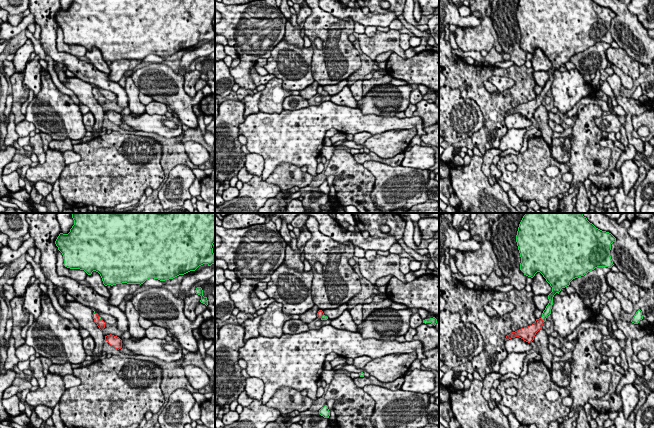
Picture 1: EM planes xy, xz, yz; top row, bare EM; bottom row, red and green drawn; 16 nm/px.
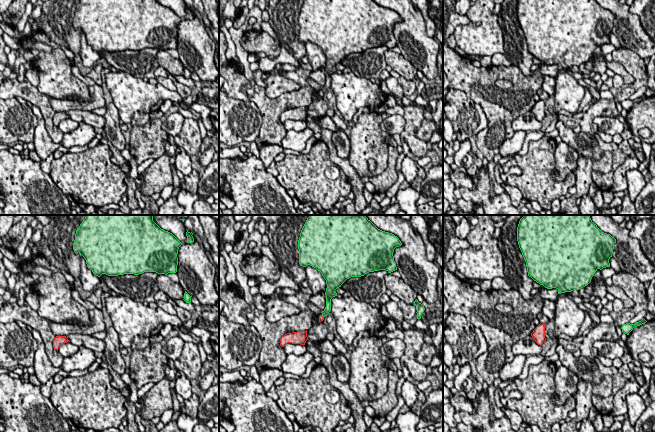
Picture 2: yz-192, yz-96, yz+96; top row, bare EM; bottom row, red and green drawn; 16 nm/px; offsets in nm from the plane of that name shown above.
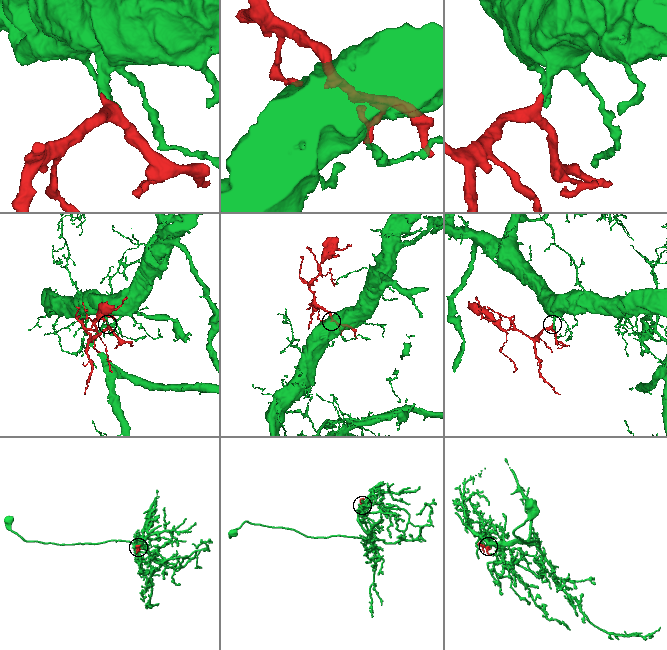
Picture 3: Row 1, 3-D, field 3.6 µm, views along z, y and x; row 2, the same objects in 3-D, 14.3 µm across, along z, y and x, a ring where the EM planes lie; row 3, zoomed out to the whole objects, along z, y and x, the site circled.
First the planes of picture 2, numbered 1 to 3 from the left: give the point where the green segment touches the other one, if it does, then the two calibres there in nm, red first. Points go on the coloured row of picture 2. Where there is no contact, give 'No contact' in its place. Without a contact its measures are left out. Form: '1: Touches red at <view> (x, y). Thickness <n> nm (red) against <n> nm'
1: No contact
2: Touches red at yz-96 (322, 316). Thickness 90 nm (red) against 100 nm
3: No contact

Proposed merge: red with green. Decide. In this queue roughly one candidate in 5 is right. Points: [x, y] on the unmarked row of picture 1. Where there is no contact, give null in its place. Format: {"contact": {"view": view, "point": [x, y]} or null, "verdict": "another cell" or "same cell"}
{"contact": {"view": "yz", "point": [541, 95]}, "verdict": "same cell"}

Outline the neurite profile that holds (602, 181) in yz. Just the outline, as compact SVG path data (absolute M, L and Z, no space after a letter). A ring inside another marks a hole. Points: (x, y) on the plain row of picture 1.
M607 139L600 140L600 145L611 150L609 167L601 174L589 175L588 179L599 189L606 190L610 187L610 173L616 167L617 162L622 154L622 150L614 145L614 142Z

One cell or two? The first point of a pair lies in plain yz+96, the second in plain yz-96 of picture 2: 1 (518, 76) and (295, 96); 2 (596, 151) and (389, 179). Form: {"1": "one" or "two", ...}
{"1": "one", "2": "one"}

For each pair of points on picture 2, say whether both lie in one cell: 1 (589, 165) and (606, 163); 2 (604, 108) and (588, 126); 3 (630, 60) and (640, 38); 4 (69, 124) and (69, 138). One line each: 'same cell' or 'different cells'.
1: same cell
2: same cell
3: different cells
4: different cells

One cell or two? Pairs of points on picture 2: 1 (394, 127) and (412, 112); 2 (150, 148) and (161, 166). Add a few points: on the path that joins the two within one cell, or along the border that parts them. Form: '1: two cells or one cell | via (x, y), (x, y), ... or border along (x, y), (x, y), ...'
1: two cells | border along (404, 116), (404, 129), (399, 134)
2: two cells | border along (164, 154), (154, 160)

